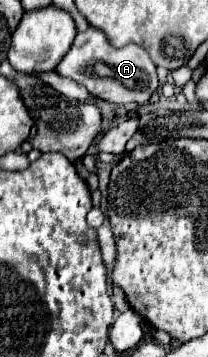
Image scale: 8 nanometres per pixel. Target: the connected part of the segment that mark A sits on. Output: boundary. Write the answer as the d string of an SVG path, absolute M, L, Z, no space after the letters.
M88 28L84 32L78 32L72 48L66 52L66 56L56 66L56 72L60 76L66 76L78 84L82 84L94 98L112 102L112 104L146 104L158 88L158 76L156 66L150 60L150 54L138 46L128 44L124 48L114 48L108 44L106 36L98 28Z

